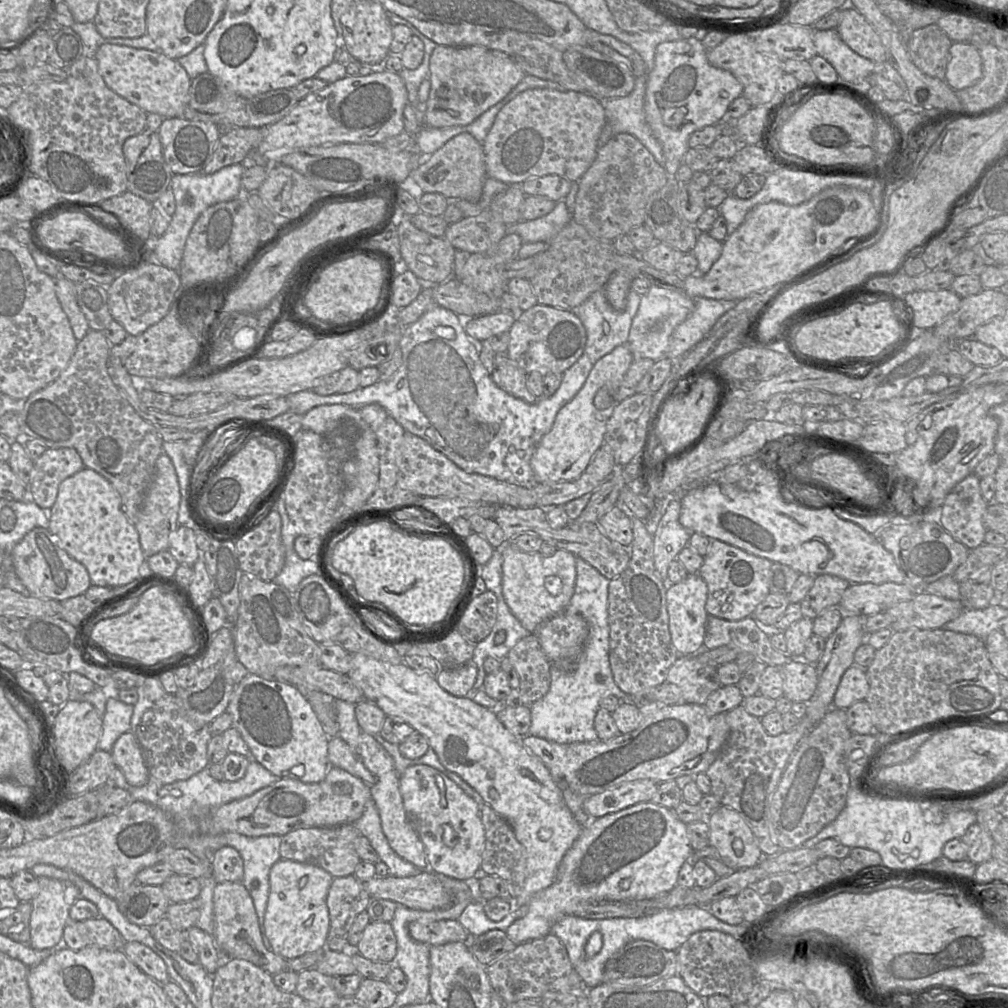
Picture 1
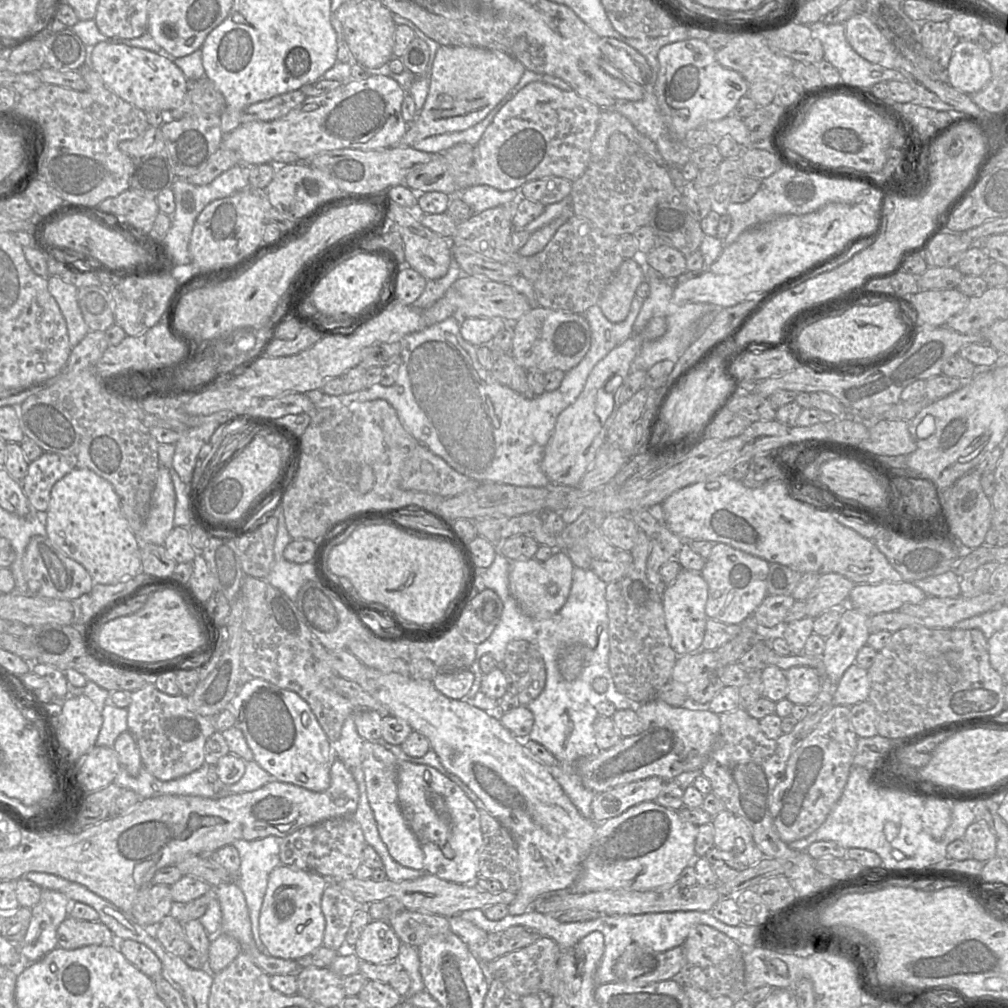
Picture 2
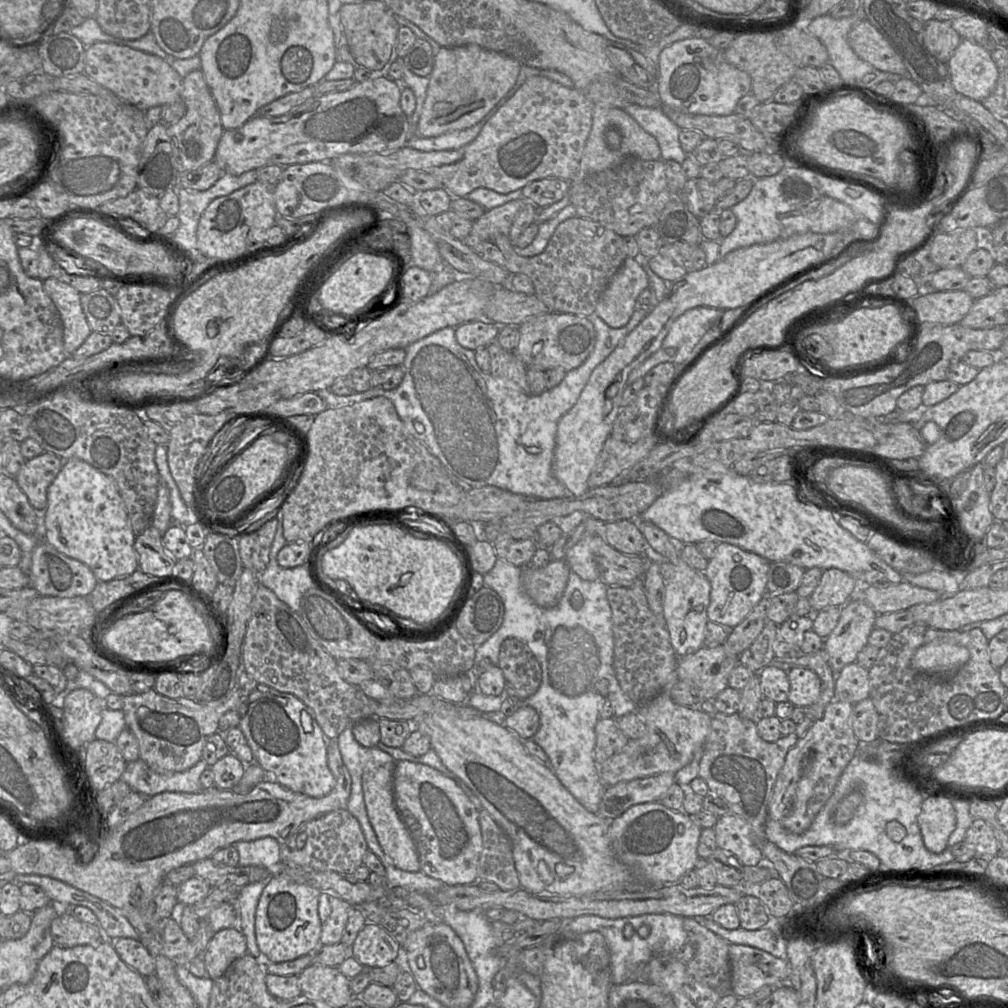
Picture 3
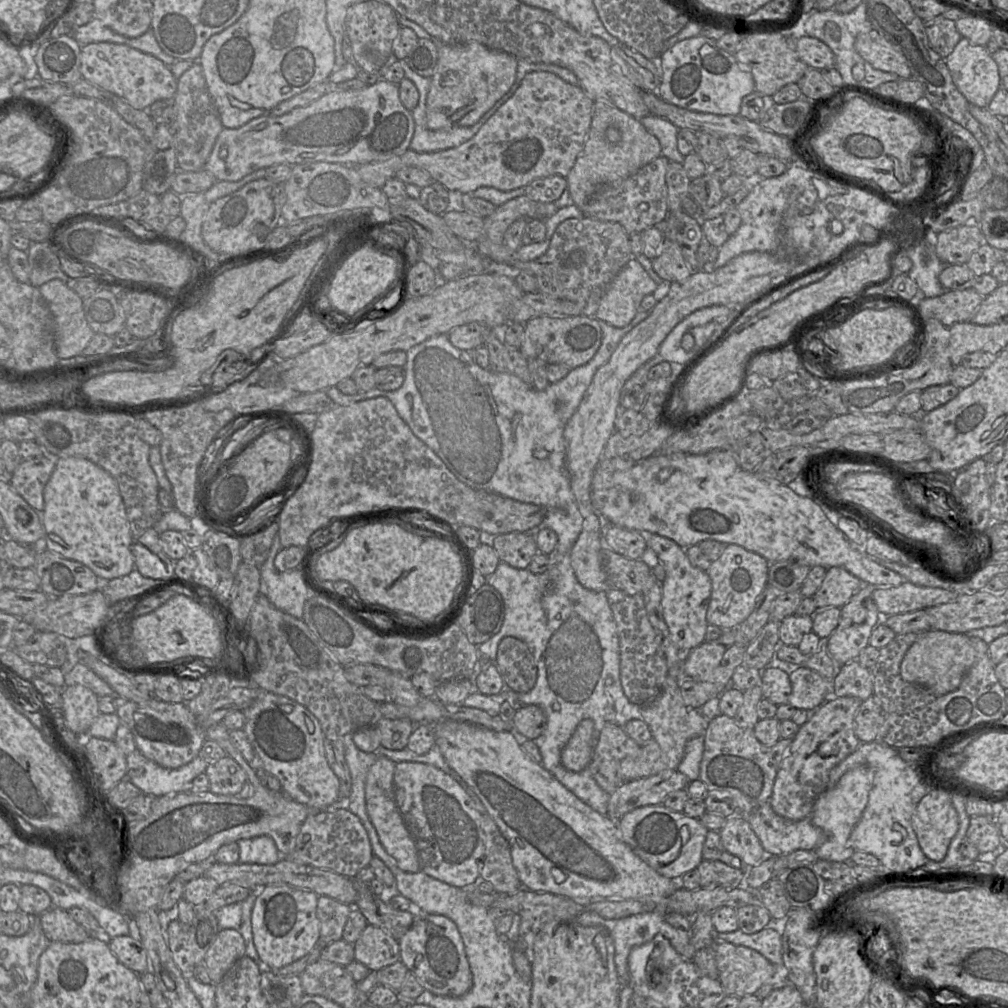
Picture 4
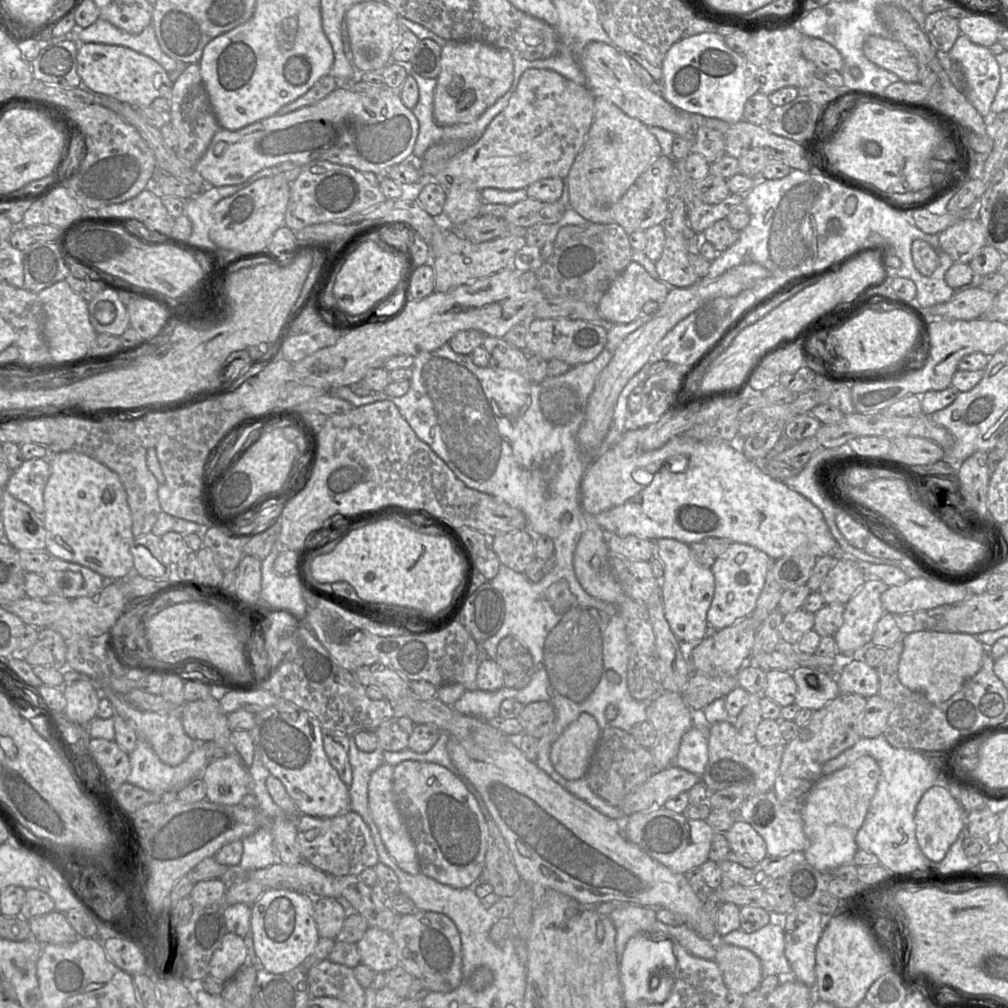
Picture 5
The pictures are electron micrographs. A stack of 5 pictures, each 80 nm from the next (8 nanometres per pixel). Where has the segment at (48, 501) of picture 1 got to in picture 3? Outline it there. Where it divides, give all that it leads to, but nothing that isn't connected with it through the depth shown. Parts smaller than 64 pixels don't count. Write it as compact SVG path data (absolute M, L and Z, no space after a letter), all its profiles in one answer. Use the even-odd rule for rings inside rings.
M50 452L26 460L15 479L36 510L47 507L47 489L60 472L64 460Z

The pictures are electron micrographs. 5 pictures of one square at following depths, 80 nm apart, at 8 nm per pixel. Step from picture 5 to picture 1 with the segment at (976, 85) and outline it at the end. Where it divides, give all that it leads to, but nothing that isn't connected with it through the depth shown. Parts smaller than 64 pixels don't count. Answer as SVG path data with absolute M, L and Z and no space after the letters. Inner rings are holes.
M953 42L945 81L955 91L974 85L982 77L979 50L969 42Z

